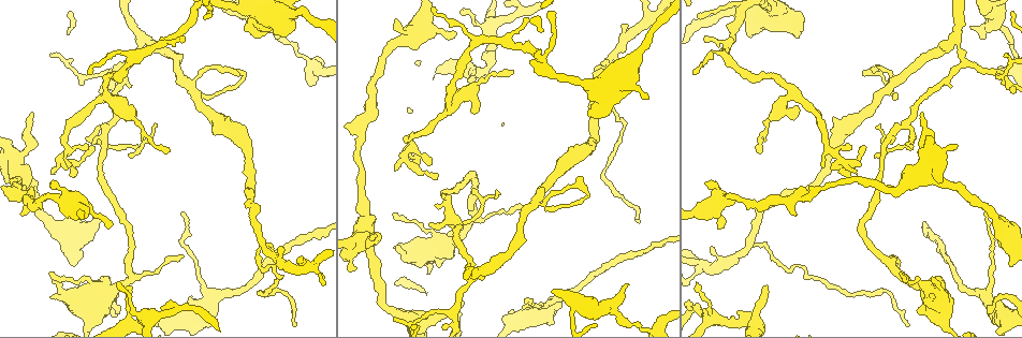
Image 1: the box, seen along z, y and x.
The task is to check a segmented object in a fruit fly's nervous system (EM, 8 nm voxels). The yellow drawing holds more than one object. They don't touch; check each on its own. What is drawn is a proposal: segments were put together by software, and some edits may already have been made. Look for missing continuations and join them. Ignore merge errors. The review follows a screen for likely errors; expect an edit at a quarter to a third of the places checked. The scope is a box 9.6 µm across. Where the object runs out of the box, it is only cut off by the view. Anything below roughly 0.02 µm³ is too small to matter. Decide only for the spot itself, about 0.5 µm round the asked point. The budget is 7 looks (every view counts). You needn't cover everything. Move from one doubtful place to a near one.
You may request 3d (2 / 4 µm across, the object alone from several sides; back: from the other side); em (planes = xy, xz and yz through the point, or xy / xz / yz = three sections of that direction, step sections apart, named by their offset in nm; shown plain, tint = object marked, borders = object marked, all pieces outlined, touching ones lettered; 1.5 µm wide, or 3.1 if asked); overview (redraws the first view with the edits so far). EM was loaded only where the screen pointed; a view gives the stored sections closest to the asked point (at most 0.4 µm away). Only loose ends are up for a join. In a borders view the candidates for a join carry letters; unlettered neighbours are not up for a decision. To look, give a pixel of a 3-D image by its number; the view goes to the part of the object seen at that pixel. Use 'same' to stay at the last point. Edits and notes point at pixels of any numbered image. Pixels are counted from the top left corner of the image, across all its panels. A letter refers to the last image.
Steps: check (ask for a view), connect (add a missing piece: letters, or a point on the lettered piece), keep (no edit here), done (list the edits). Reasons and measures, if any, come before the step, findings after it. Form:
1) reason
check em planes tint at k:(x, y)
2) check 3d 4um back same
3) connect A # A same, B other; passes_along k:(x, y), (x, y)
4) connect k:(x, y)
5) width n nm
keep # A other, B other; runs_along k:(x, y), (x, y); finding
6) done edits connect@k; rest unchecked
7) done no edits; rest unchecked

tapers out
check em xy step 8 tint at 1:(395, 171)

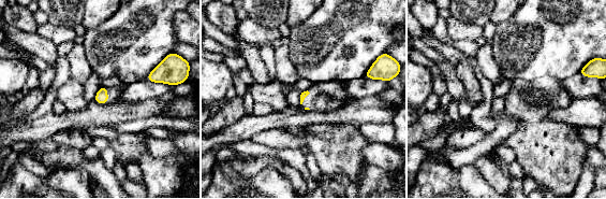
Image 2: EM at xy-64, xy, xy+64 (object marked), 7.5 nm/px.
check em planes borders same

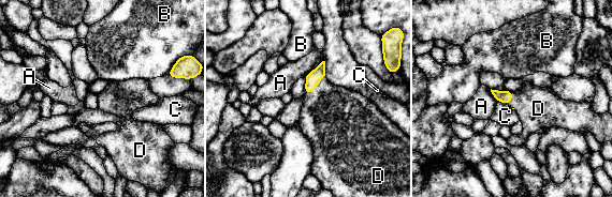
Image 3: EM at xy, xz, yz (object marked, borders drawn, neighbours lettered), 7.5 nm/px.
width 90 nm
connect D # A other, B other, C other, D same; passes_along 3:(312, 78), (317, 86), (331, 116); it goes on there

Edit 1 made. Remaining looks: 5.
an open end
check 3d 4um at 1:(472, 80)

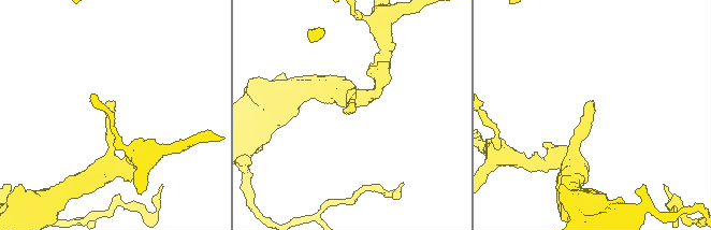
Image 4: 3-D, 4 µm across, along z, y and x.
check em planes plain at 4:(353, 111)

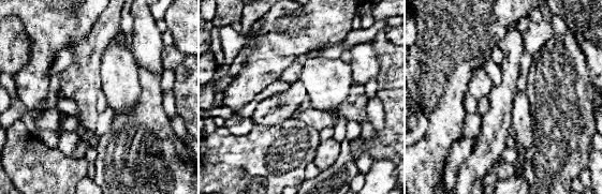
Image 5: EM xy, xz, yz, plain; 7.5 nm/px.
check em planes borders same

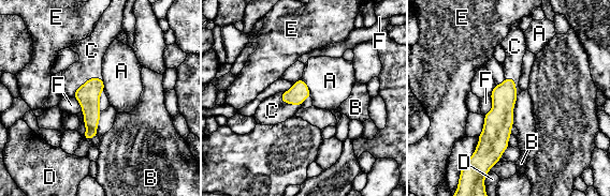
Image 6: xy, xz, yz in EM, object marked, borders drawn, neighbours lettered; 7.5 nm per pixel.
longest_contact C 260 nm
connect C # A other, B other, C same, D other, E other, F other; passes_along 6:(88, 94), (87, 80), (91, 50); the cell continues

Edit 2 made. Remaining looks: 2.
done edits connect@3, connect@6; rest unchecked

